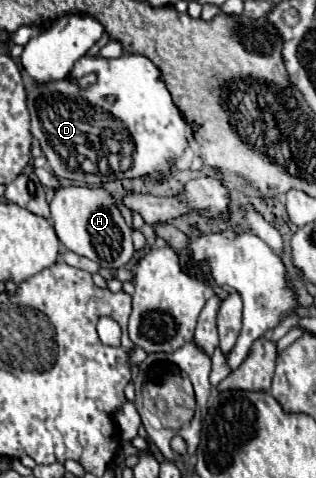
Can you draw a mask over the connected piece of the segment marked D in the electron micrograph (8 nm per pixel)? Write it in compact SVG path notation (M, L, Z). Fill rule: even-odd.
M85 55L75 63L71 79L43 85L35 83L35 89L27 95L27 107L31 113L31 133L39 141L53 173L79 185L101 185L113 179L133 179L145 175L161 177L171 167L171 157L179 157L185 151L191 143L193 131L197 129L175 107L165 83L159 79L159 69L143 55L121 55L119 59ZM91 71L97 73L97 83L81 89L77 81ZM107 95L113 95L117 101L113 105L107 103Z

